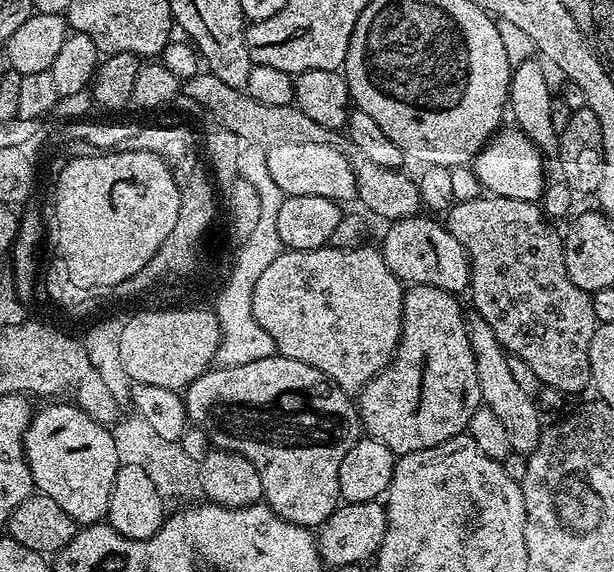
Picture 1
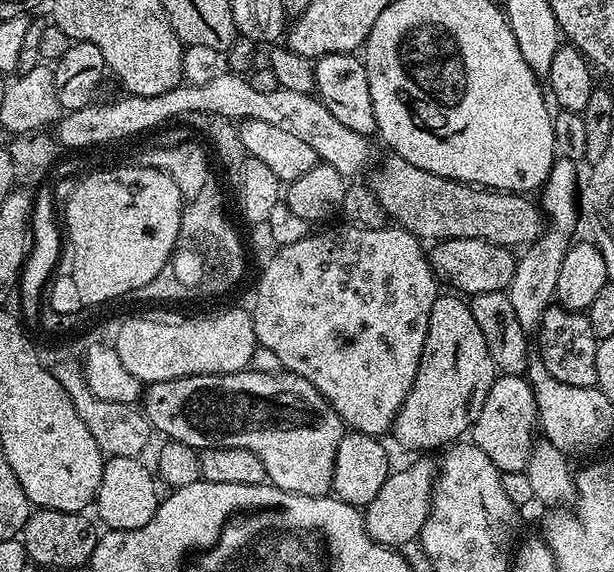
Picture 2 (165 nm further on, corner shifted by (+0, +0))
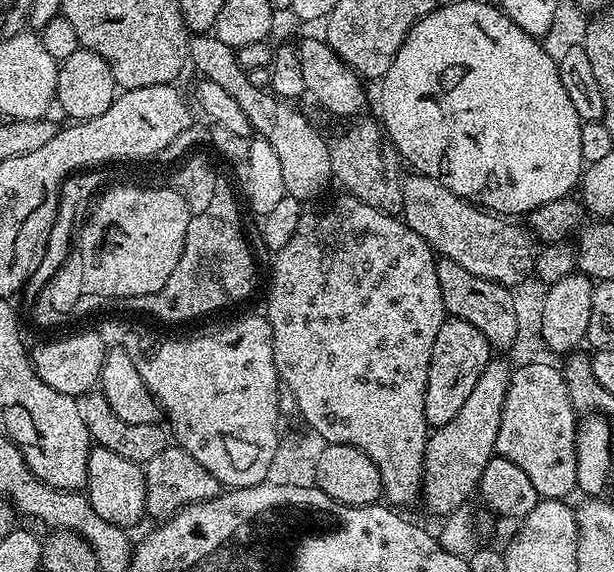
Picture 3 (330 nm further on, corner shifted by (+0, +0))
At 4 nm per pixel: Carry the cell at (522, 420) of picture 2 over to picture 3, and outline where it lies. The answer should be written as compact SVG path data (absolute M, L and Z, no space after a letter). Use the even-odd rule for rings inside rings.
M524 364L521 368L517 367L513 371L510 378L510 386L506 390L506 402L502 406L502 420L498 422L498 438L496 439L495 455L506 458L510 462L514 462L514 466L518 466L526 474L526 478L530 478L530 483L534 485L537 497L545 500L564 500L568 498L571 492L577 491L576 479L578 478L578 458L576 457L576 426L578 423L578 413L572 408L572 403L568 397L566 390L566 382L564 381L563 371L559 367L556 368L552 364Z

